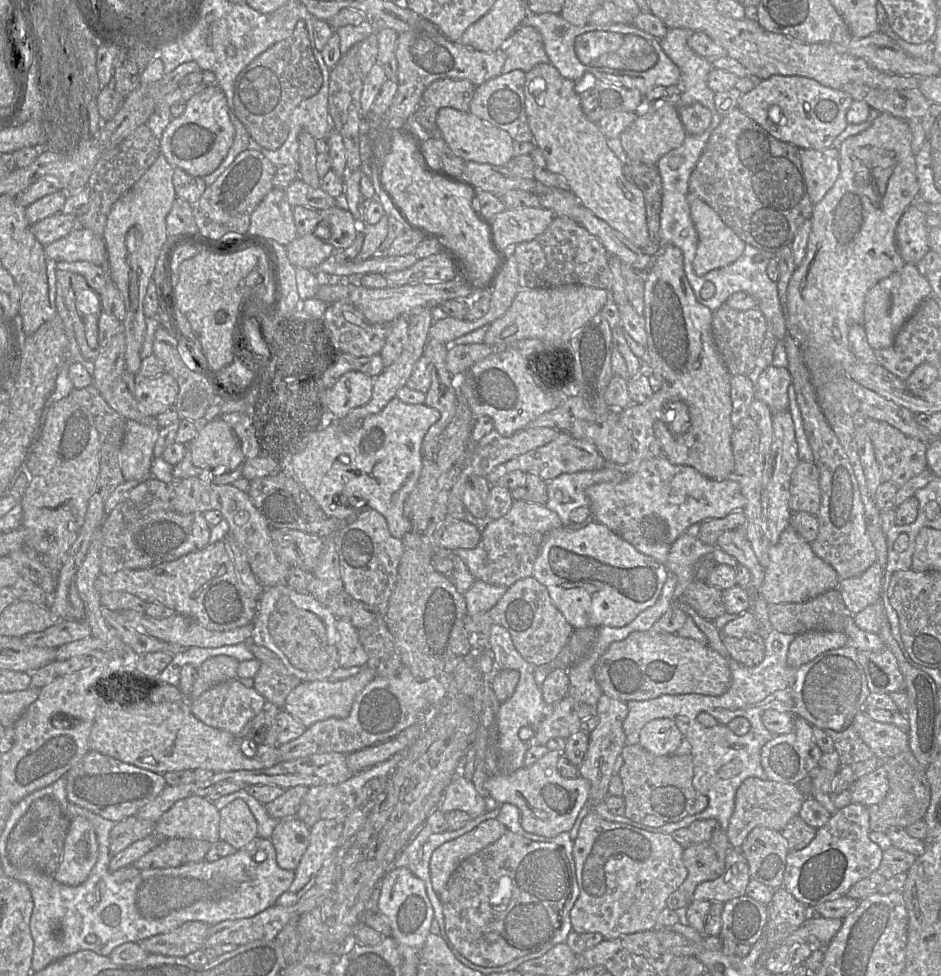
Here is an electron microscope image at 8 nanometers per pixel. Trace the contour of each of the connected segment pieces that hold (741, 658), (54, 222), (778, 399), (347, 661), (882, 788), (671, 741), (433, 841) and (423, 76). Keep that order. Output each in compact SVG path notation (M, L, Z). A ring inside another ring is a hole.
M757 633L743 637L725 636L722 642L730 658L743 666L757 666L765 656L764 639Z
M60 212L31 225L31 232L38 242L45 247L50 243L65 237L75 228L83 228L78 227L78 218L76 216Z
M768 366L754 384L755 398L763 401L773 413L788 410L787 390L792 383L785 367Z
M337 619L336 629L339 666L366 666L368 655L359 640L358 629L345 619Z
M880 764L874 771L856 779L848 790L852 803L870 807L882 802L889 790L885 768Z
M659 718L651 720L641 729L639 745L656 756L670 756L680 746L682 739L673 720Z
M482 814L471 819L458 830L444 831L441 833L433 833L429 826L424 823L410 837L409 842L398 854L392 865L392 867L405 867L409 869L416 877L424 882L428 898L434 910L434 919L437 920L440 927L440 935L458 960L461 955L446 933L443 906L439 894L432 886L429 868L430 859L434 850L440 845L470 832L484 820L485 814Z
M420 19L407 32L398 34L396 59L398 63L398 89L388 111L374 125L366 126L363 133L370 147L378 134L410 130L413 115L427 87L436 80L450 78L468 80L478 87L502 74L506 61L503 49L480 52L447 39L440 29L427 19Z

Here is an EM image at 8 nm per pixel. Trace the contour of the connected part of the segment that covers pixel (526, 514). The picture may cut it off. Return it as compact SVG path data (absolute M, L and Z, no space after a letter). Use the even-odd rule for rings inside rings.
M514 500L504 516L496 520L487 520L481 528L481 544L486 550L487 558L478 580L490 585L510 587L518 580L531 577L546 535L562 526L557 513L545 505Z

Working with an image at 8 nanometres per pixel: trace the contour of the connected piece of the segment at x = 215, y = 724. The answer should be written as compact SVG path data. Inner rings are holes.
M231 679L213 686L189 702L193 715L201 722L212 728L238 735L245 725L261 712L266 700L254 687L247 688L238 679Z

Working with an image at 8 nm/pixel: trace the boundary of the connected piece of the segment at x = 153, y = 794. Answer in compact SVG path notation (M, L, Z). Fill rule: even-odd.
M89 751L66 774L70 803L119 823L152 802L167 786L163 775L122 762L97 751Z

